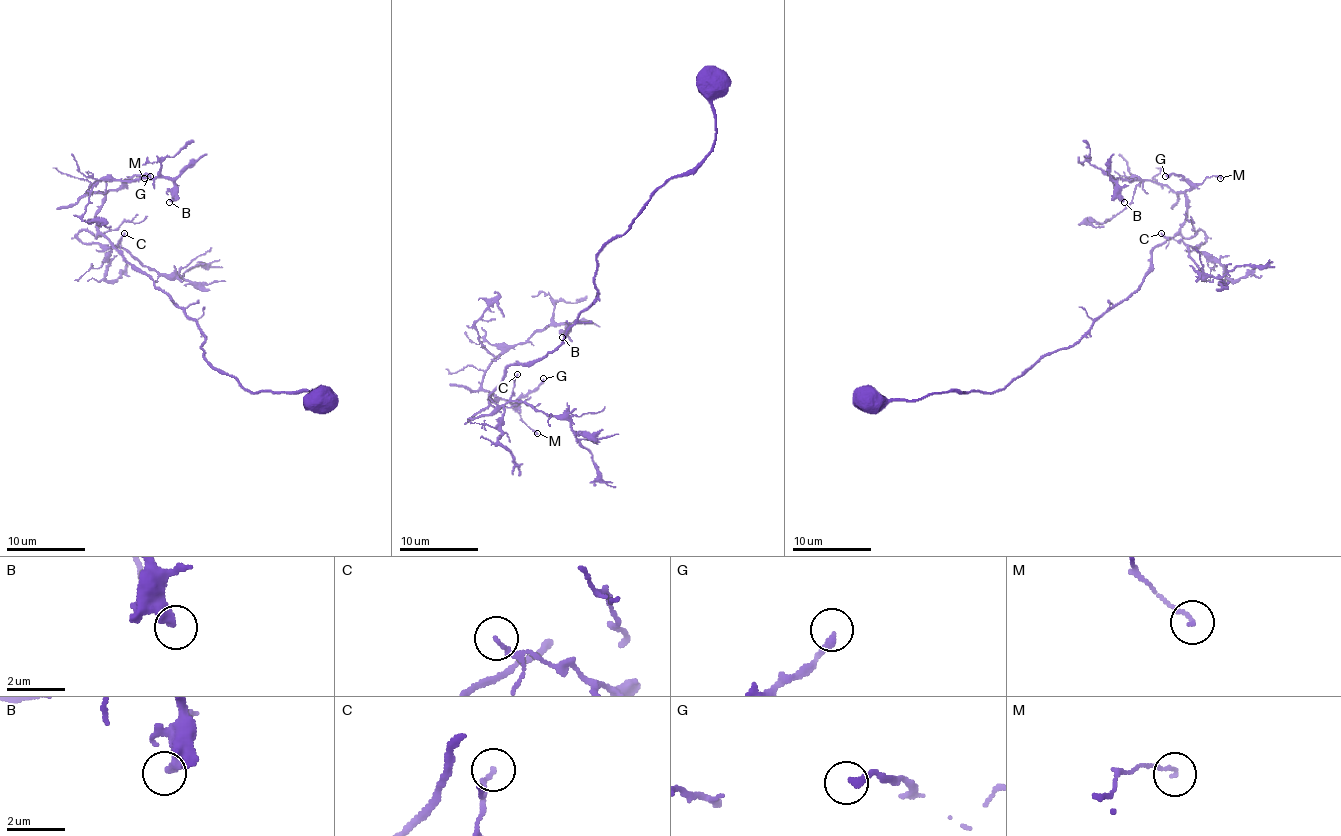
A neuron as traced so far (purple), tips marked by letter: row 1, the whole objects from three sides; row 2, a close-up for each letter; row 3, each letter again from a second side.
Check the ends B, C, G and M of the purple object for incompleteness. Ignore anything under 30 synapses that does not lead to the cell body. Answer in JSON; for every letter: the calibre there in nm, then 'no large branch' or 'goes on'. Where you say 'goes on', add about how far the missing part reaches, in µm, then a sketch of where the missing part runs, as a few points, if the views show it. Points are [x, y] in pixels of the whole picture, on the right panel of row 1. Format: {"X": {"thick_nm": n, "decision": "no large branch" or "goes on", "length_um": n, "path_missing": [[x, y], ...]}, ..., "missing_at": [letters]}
{"B": {"thick_nm": 380, "decision": "no large branch"}, "C": {"thick_nm": 140, "decision": "no large branch"}, "G": {"thick_nm": 240, "decision": "no large branch"}, "M": {"thick_nm": 110, "decision": "no large branch"}, "missing_at": []}

